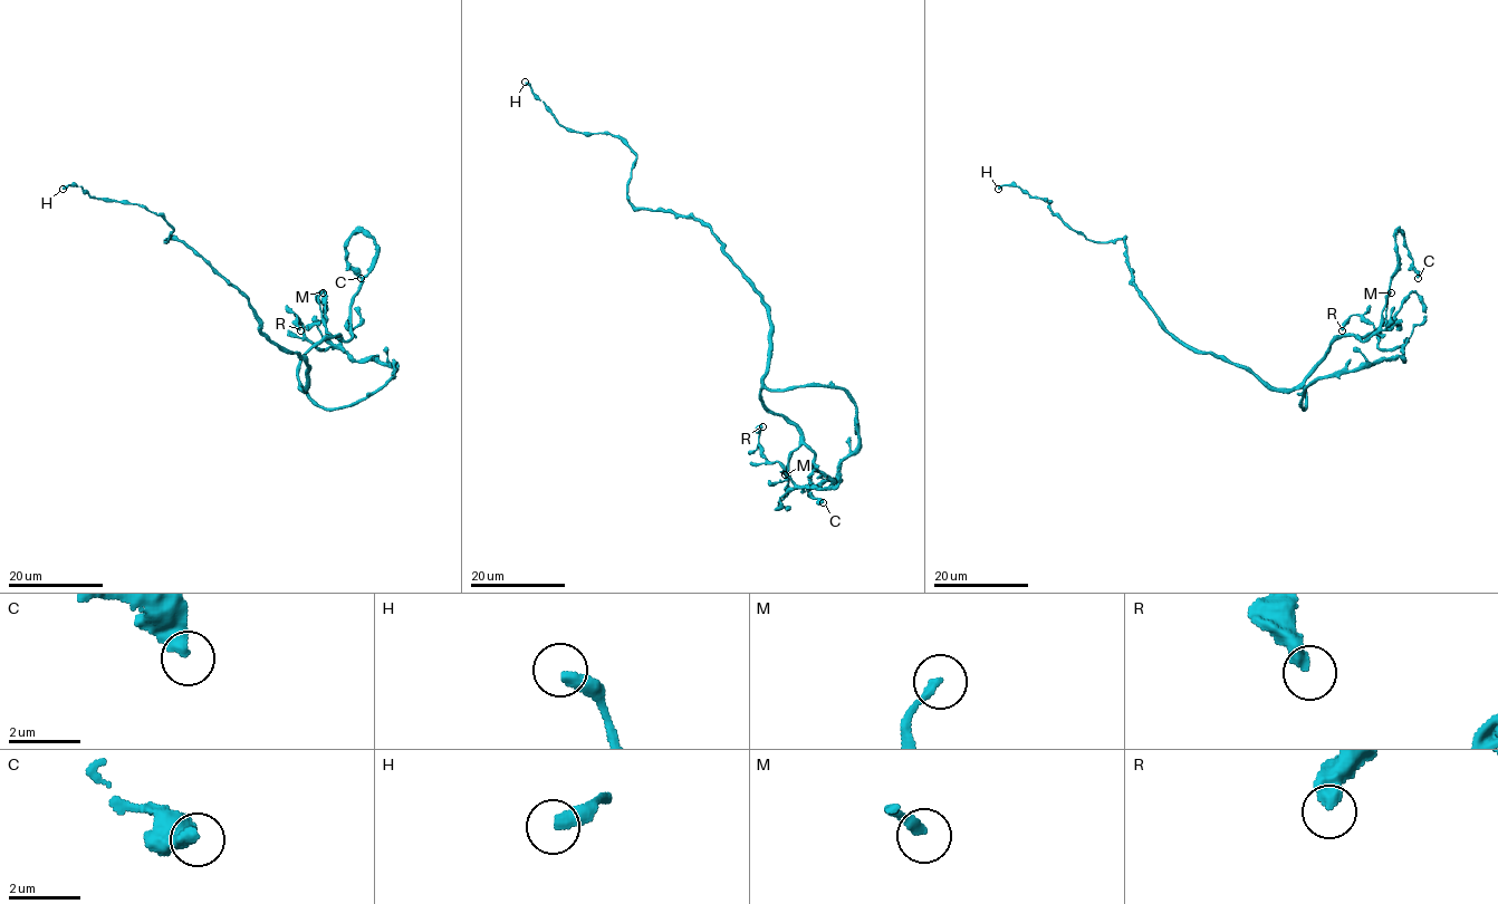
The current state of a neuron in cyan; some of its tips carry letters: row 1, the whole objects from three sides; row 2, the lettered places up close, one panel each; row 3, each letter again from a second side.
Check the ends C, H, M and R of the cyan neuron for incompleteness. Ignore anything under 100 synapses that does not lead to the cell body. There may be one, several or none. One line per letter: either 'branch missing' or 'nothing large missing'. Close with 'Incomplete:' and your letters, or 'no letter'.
C: nothing large missing
H: nothing large missing
M: nothing large missing
R: nothing large missing
Incomplete: no letter

